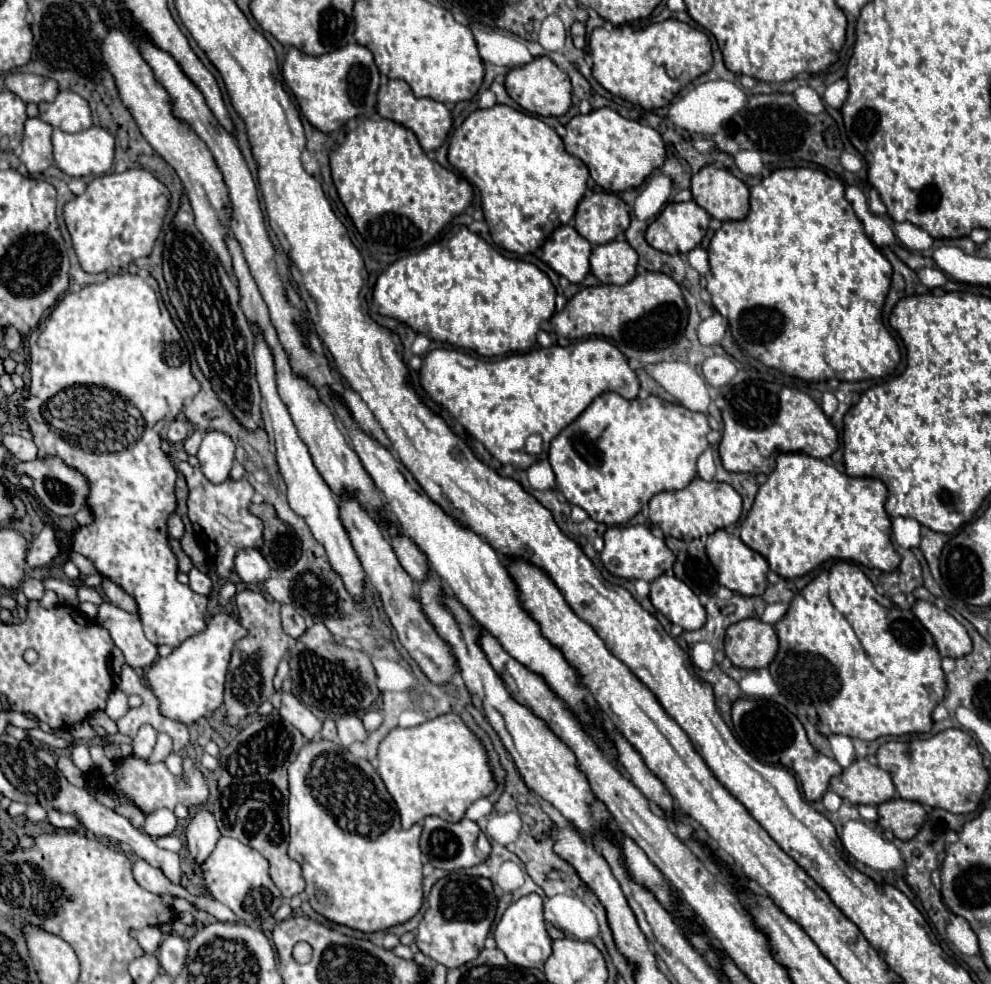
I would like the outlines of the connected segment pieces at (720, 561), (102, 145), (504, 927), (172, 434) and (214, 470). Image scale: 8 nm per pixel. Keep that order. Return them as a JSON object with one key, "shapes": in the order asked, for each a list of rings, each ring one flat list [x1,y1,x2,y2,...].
{"shapes":[[[717,530,709,536,707,540,707,556,711,560,711,564,717,570,717,580,721,586,739,592,743,596,761,596,767,588,767,572,769,572,769,564,767,560,751,550,747,544,743,544,737,536,725,532,725,530]],[[91,126,77,134,53,130,55,164,73,178,107,174,113,166,113,154,115,140,101,126]],[[527,894,505,910,503,918,495,928,495,942,497,948,505,952,511,964,521,964,523,968,541,968,545,964,545,960,551,956,553,950,551,950,551,938,545,928,543,900,539,894]],[[173,420,169,422,169,428,167,428,167,438,169,442,183,442,189,434,189,424,183,422,183,420]],[[209,430,203,436,197,458,201,462,201,472,213,484,221,484,229,478,229,470,235,460,235,444,229,434,221,430]]]}

